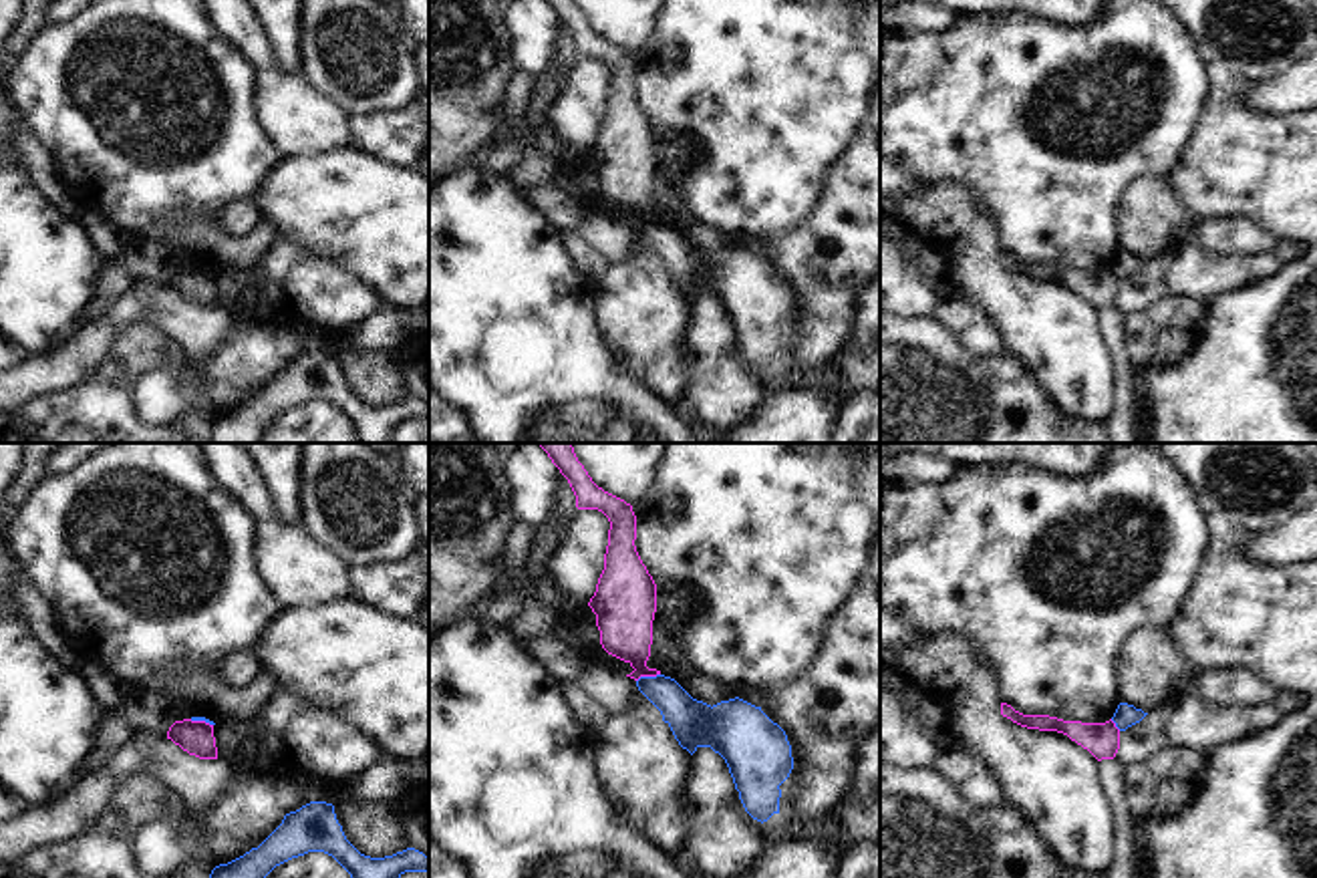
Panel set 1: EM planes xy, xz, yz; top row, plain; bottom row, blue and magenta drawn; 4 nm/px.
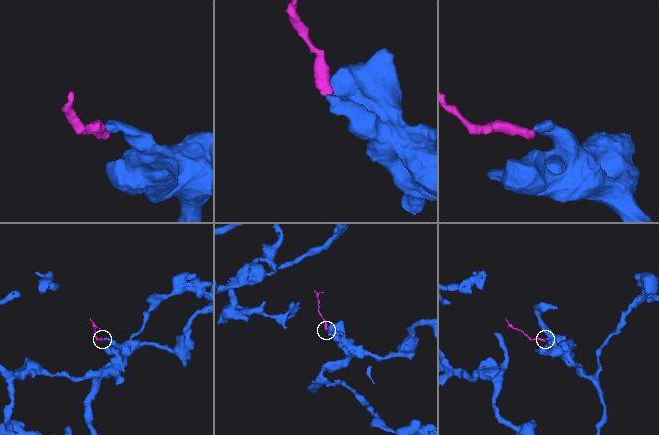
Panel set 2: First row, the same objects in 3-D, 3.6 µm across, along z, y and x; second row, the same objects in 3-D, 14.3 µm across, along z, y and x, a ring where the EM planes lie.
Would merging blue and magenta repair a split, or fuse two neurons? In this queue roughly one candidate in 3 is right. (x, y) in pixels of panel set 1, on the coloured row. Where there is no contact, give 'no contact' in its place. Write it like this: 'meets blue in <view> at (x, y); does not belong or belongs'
meets blue in xz at (647, 677); does not belong

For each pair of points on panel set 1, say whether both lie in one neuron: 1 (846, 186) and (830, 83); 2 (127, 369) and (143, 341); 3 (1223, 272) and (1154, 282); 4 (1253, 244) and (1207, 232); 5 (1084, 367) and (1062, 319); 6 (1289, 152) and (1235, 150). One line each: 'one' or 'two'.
1: two
2: one
3: one
4: one
5: one
6: one

